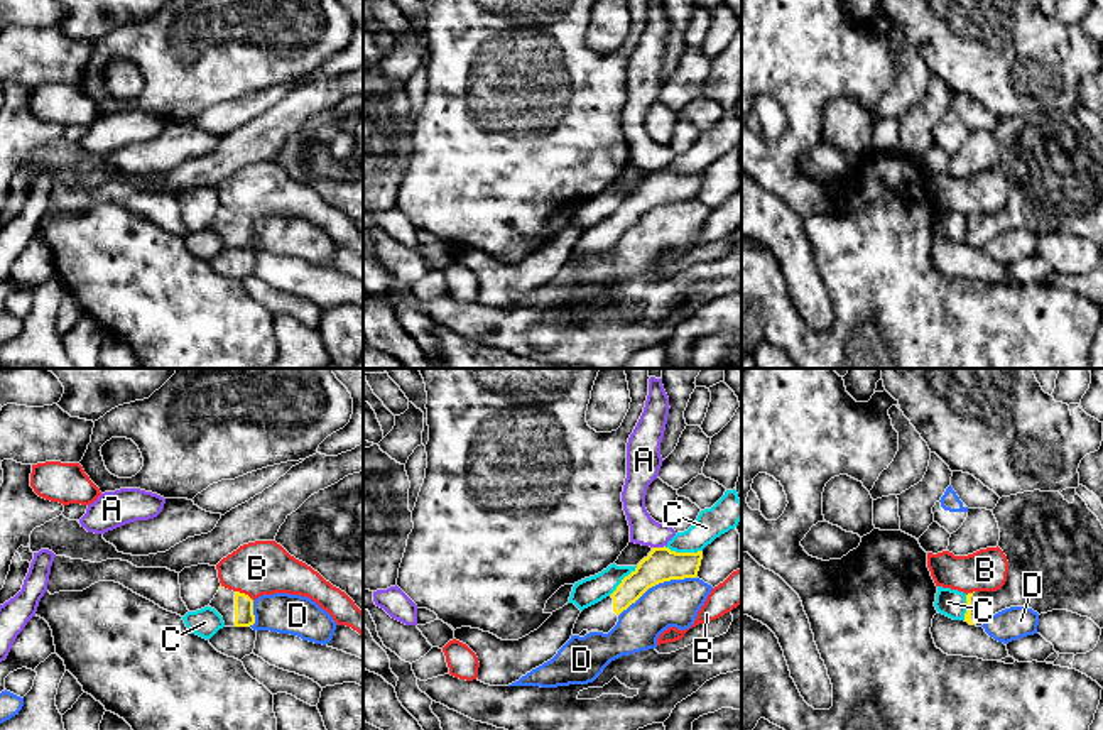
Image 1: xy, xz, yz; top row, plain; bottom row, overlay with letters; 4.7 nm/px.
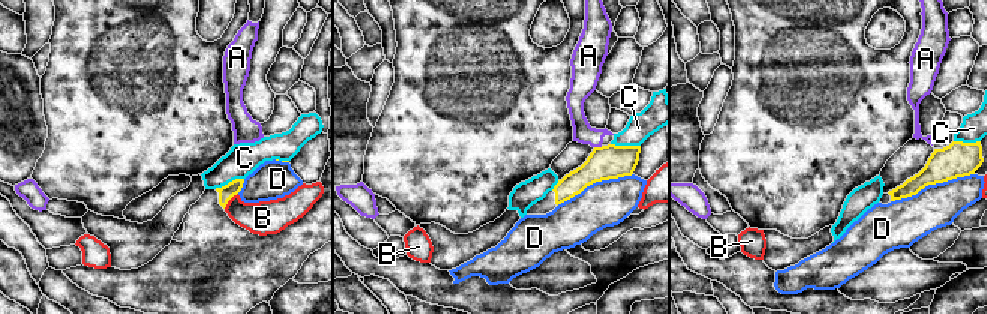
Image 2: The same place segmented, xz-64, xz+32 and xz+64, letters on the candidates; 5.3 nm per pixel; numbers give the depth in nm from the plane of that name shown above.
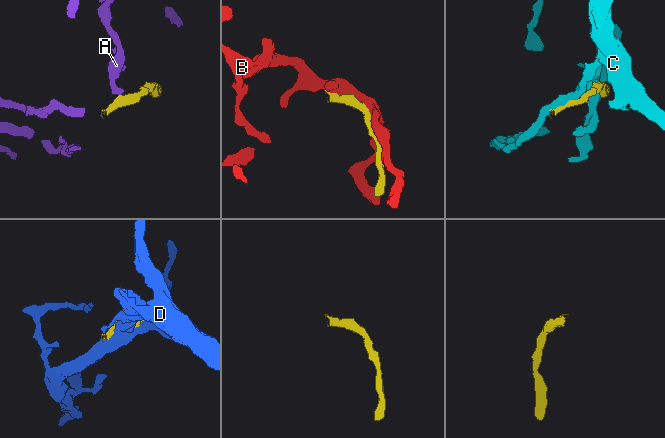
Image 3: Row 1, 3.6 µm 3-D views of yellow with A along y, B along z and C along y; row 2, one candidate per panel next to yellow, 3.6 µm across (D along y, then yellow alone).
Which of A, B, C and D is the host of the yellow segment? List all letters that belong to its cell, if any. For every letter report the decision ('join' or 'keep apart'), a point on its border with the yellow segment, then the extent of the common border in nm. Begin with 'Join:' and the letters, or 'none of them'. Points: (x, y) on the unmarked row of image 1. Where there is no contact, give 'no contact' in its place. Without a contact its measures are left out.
Join: none of them
A: keep apart; contact xz (657, 169); length 70 nm
B: keep apart; contact xy (244, 215); length 100 nm
C: keep apart; contact xz (683, 174); length 190 nm
D: keep apart; contact xz (656, 205); length 420 nm

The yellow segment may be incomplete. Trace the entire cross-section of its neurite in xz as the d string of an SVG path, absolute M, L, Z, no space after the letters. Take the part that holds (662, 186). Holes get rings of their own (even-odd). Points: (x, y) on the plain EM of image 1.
M652 169L647 179L622 201L617 211L601 223L584 230L573 250L573 257L584 259L590 253L608 255L618 243L618 237L635 225L649 210L671 203L696 199L703 172L676 174L669 169Z

